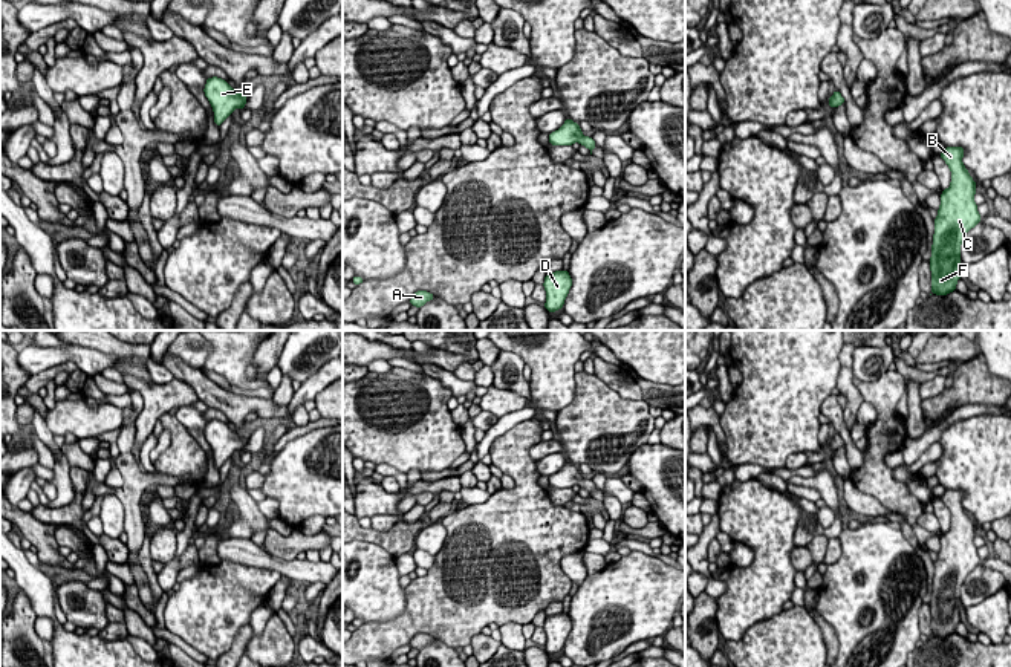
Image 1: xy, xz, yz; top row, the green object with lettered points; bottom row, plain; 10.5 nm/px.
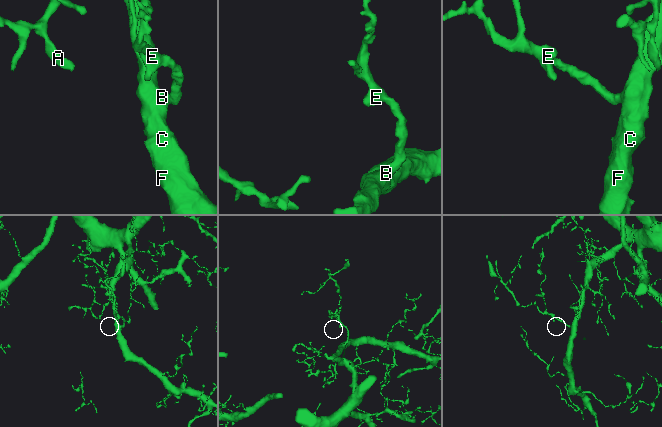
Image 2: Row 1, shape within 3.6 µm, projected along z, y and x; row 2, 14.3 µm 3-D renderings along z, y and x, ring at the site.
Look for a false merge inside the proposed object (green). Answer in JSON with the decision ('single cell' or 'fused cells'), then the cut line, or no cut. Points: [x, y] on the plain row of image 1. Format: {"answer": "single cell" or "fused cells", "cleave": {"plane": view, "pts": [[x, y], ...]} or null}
{"answer": "single cell", "cleave": null}

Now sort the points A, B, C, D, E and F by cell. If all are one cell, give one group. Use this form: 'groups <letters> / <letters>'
groups A B C D E F

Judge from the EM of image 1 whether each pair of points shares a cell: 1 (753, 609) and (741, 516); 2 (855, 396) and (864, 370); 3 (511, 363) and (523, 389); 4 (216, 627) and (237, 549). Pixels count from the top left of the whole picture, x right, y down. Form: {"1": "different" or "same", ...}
{"1": "same", "2": "different", "3": "same", "4": "different"}

